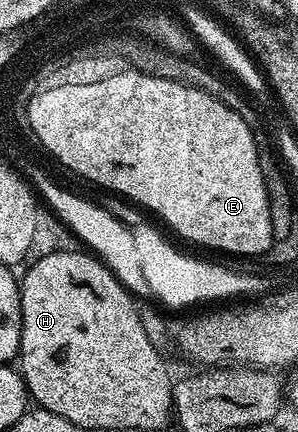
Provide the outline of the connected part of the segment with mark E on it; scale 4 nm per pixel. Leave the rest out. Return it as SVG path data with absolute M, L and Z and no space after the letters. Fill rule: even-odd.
M118 76L108 84L87 86L85 89L65 89L64 91L40 90L33 99L26 100L27 119L30 134L39 138L39 143L60 163L68 167L80 180L99 179L99 183L111 183L111 187L119 187L119 191L127 191L127 195L135 195L135 199L143 199L143 203L151 203L155 211L163 211L175 227L179 227L180 240L188 239L191 243L200 243L203 247L216 247L219 251L232 251L235 255L257 255L263 257L270 250L273 242L271 233L271 214L269 213L268 180L263 177L259 164L259 153L255 147L254 134L246 124L245 118L236 109L229 108L219 99L211 95L210 90L203 91L199 85L188 85L168 80L166 83L148 81L144 76L133 78Z

